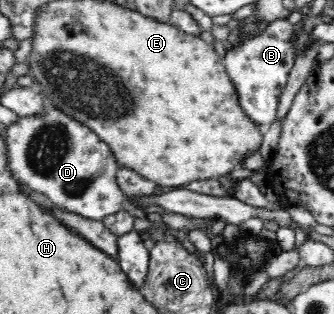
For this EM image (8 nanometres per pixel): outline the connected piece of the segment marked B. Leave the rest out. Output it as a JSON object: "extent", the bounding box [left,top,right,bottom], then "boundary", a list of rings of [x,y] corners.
{"extent":[224,18,294,134],"boundary":[[[287,18],[269,22],[260,35],[245,39],[240,43],[234,41],[233,48],[227,50],[224,65],[236,88],[238,103],[248,115],[248,119],[259,126],[262,134],[268,131],[270,125],[276,121],[278,98],[282,88],[286,85],[288,73],[294,65],[292,58],[292,37],[294,32]]]}

